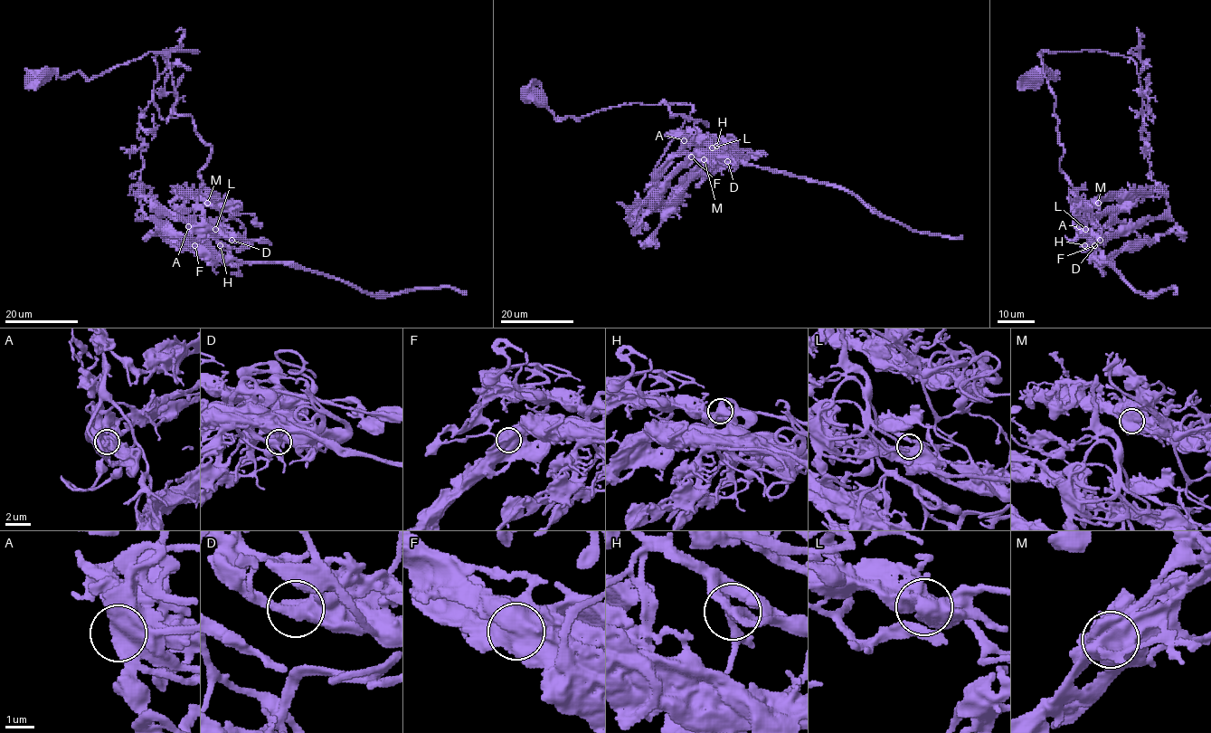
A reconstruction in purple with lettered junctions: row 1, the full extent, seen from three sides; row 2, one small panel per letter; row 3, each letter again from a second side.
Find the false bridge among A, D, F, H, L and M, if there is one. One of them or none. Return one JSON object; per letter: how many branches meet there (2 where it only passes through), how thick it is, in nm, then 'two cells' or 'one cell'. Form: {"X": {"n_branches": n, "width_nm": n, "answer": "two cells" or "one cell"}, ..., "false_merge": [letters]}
{"A": {"n_branches": 1, "width_nm": 850, "answer": "one cell"}, "D": {"n_branches": 2, "width_nm": 500, "answer": "one cell"}, "F": {"n_branches": 1, "width_nm": 1350, "answer": "two cells"}, "H": {"n_branches": 2, "width_nm": 440, "answer": "one cell"}, "L": {"n_branches": 1, "width_nm": 800, "answer": "one cell"}, "M": {"n_branches": 3, "width_nm": 700, "answer": "one cell"}, "false_merge": ["F"]}

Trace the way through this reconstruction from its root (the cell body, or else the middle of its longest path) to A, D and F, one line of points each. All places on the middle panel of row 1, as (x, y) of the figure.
A: (529, 94), (560, 118), (664, 102), (740, 156), (721, 163), (684, 140)
D: (529, 94), (560, 118), (664, 102), (670, 116), (704, 121), (695, 125), (697, 137), (729, 153), (727, 161)
F: (529, 94), (560, 118), (664, 102), (670, 116), (704, 121), (697, 137), (719, 154), (740, 156), (691, 157)

